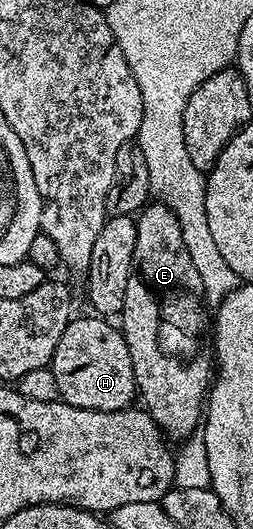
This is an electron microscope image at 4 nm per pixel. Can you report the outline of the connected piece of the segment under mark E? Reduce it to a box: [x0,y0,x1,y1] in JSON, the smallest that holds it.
[119,203,215,443]

